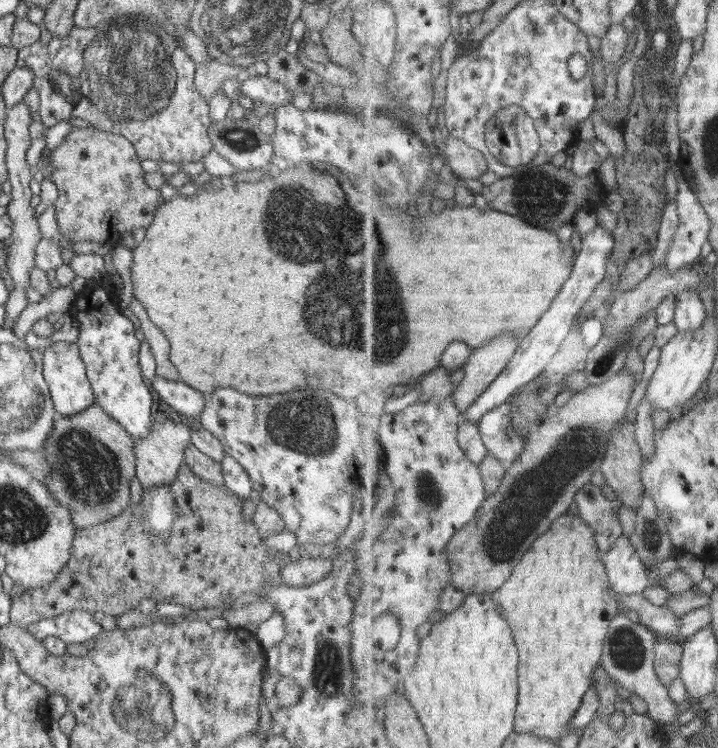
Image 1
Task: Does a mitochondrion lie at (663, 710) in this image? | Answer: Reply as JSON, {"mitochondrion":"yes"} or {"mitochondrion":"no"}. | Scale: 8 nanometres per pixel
{"mitochondrion":"no"}

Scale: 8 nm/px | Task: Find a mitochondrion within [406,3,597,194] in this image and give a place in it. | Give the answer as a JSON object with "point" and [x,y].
{"point":[525,63]}

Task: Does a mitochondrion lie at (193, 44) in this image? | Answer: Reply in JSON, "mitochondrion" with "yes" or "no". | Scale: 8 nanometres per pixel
{"mitochondrion":"yes"}

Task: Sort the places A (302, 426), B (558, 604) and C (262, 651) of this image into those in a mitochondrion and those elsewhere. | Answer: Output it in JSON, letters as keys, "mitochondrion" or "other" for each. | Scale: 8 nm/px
{"A":"mitochondrion","B":"other","C":"other"}

